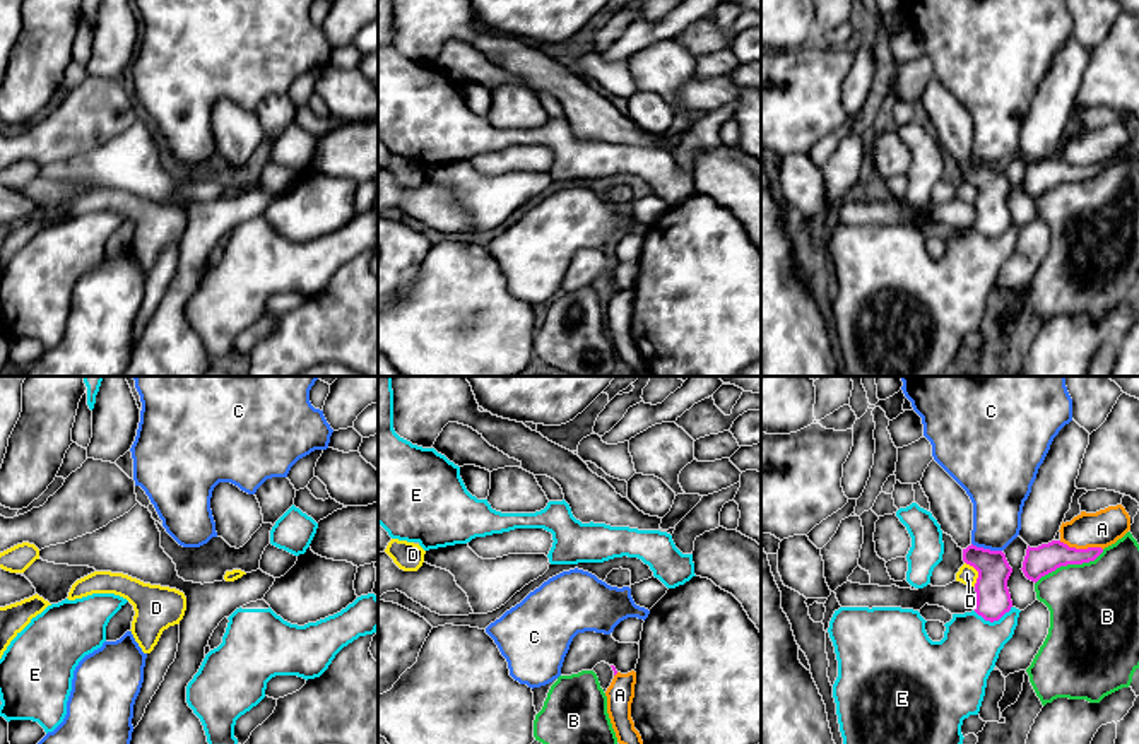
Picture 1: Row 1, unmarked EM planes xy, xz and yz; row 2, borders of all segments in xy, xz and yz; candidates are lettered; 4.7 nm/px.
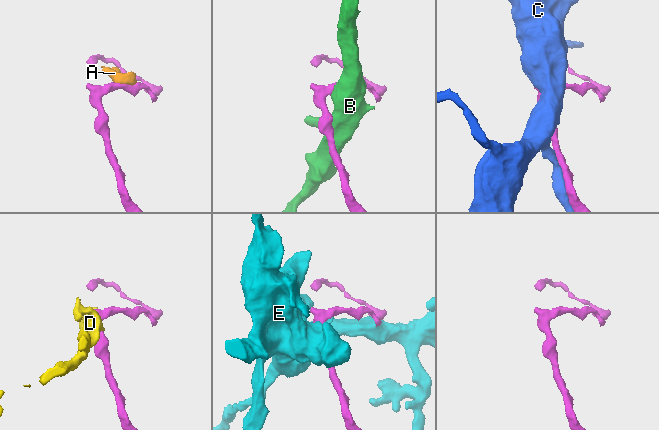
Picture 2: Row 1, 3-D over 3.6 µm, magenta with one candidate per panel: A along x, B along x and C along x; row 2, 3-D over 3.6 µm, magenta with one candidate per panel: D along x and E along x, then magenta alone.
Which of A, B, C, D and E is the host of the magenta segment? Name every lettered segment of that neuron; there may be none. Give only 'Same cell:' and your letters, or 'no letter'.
Same cell: no letter

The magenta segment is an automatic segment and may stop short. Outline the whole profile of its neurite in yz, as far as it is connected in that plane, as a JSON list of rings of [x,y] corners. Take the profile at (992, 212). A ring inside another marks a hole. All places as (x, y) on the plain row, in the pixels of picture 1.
[[[935,77],[925,86],[920,103],[941,147],[963,166],[963,178],[978,188],[975,229],[985,238],[999,238],[1012,224],[1007,205],[1012,185],[1006,171],[971,161],[973,120],[966,108]]]

